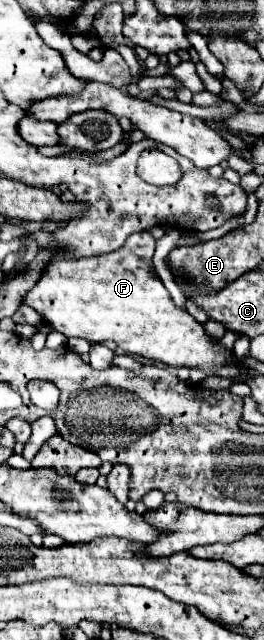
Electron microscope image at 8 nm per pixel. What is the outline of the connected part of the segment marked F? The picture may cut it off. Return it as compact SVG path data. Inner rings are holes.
M37 230L25 238L25 242L19 250L21 256L27 254L27 248L31 242L39 244L39 252L49 250L51 260L45 264L45 268L41 270L41 278L27 292L27 296L23 298L21 304L27 304L33 310L37 310L53 330L61 332L67 338L75 336L75 338L85 338L89 342L113 340L119 344L121 350L129 352L131 356L159 360L159 362L165 362L169 366L191 366L191 368L199 366L199 368L205 368L209 376L239 378L243 374L241 366L229 366L235 360L235 356L231 352L225 352L215 340L211 340L205 334L203 326L191 314L187 314L187 310L177 308L173 304L169 292L161 284L161 280L151 272L151 258L153 258L155 242L153 242L153 236L149 232L131 234L127 238L127 242L113 252L85 256L85 258L75 258L71 250L55 246L57 242L55 242L53 234L45 232L45 230Z

